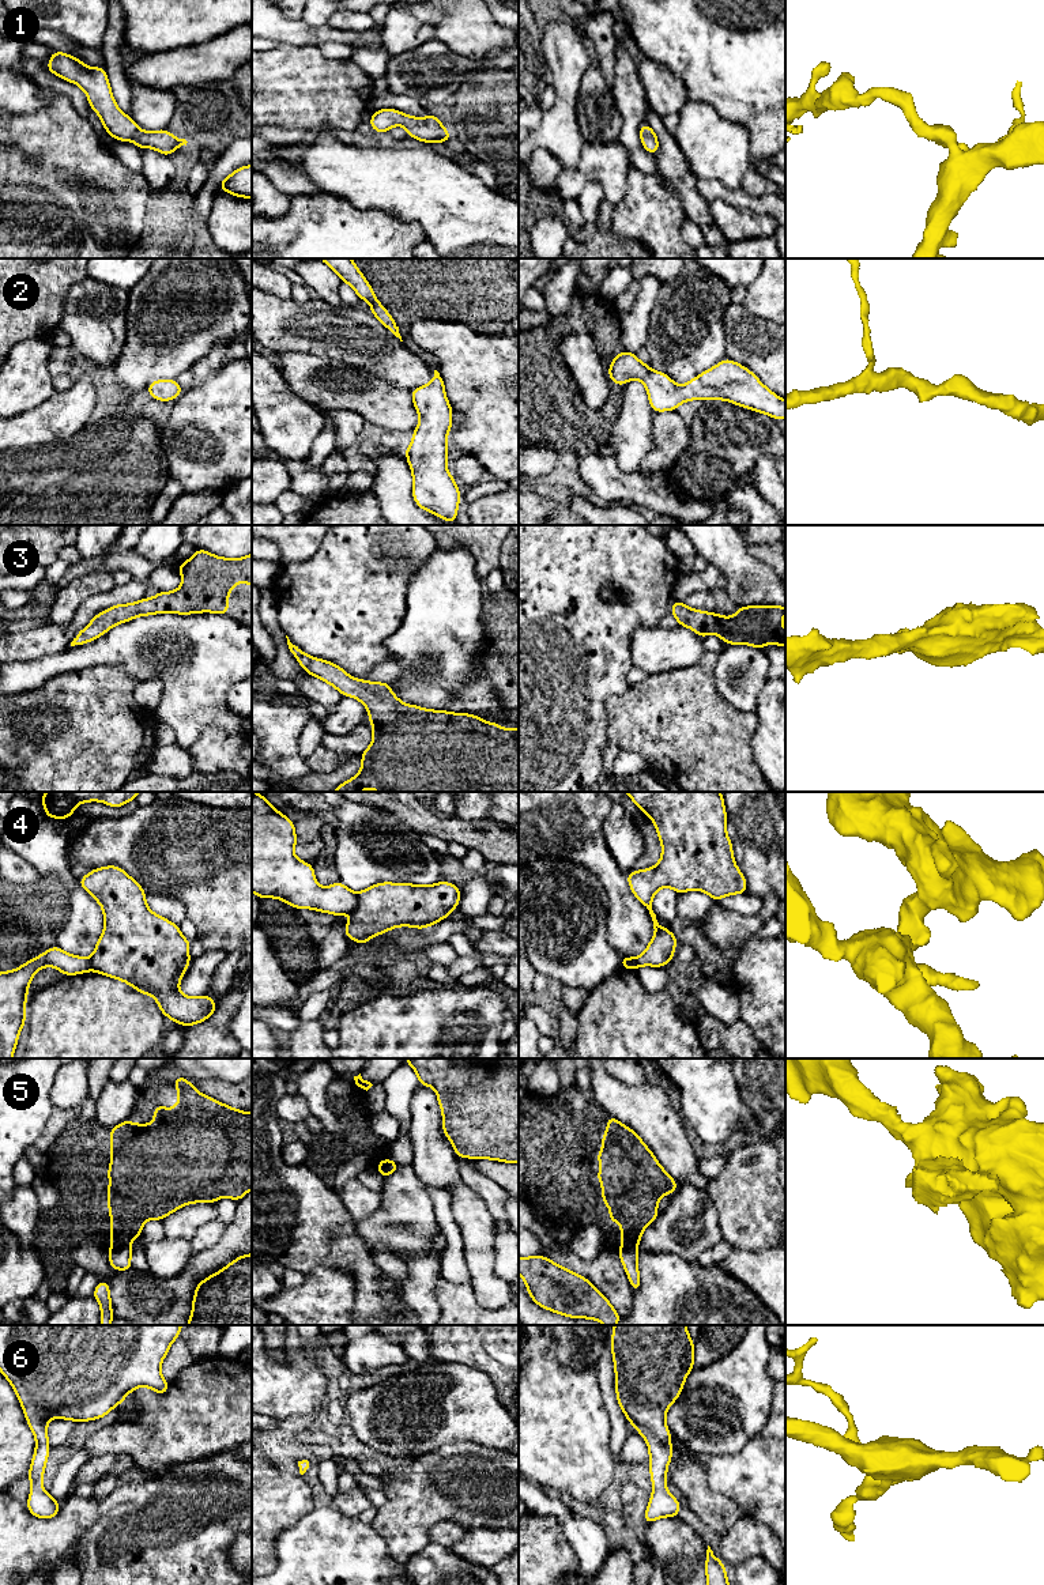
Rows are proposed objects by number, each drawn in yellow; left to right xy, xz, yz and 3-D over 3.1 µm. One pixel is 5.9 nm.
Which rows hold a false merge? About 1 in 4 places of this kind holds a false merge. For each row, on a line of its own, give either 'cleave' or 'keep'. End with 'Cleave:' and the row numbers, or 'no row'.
1: keep
2: keep
3: keep
4: cleave
5: cleave
6: keep
Cleave: 4, 5

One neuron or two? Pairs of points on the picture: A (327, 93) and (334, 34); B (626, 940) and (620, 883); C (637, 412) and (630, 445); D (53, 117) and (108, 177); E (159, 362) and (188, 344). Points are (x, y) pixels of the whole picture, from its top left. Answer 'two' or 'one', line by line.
A: two
B: one
C: one
D: one
E: one

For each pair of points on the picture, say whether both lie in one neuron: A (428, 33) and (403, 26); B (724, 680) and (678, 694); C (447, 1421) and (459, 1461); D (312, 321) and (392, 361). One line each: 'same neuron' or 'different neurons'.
A: same neuron
B: different neurons
C: different neurons
D: same neuron

